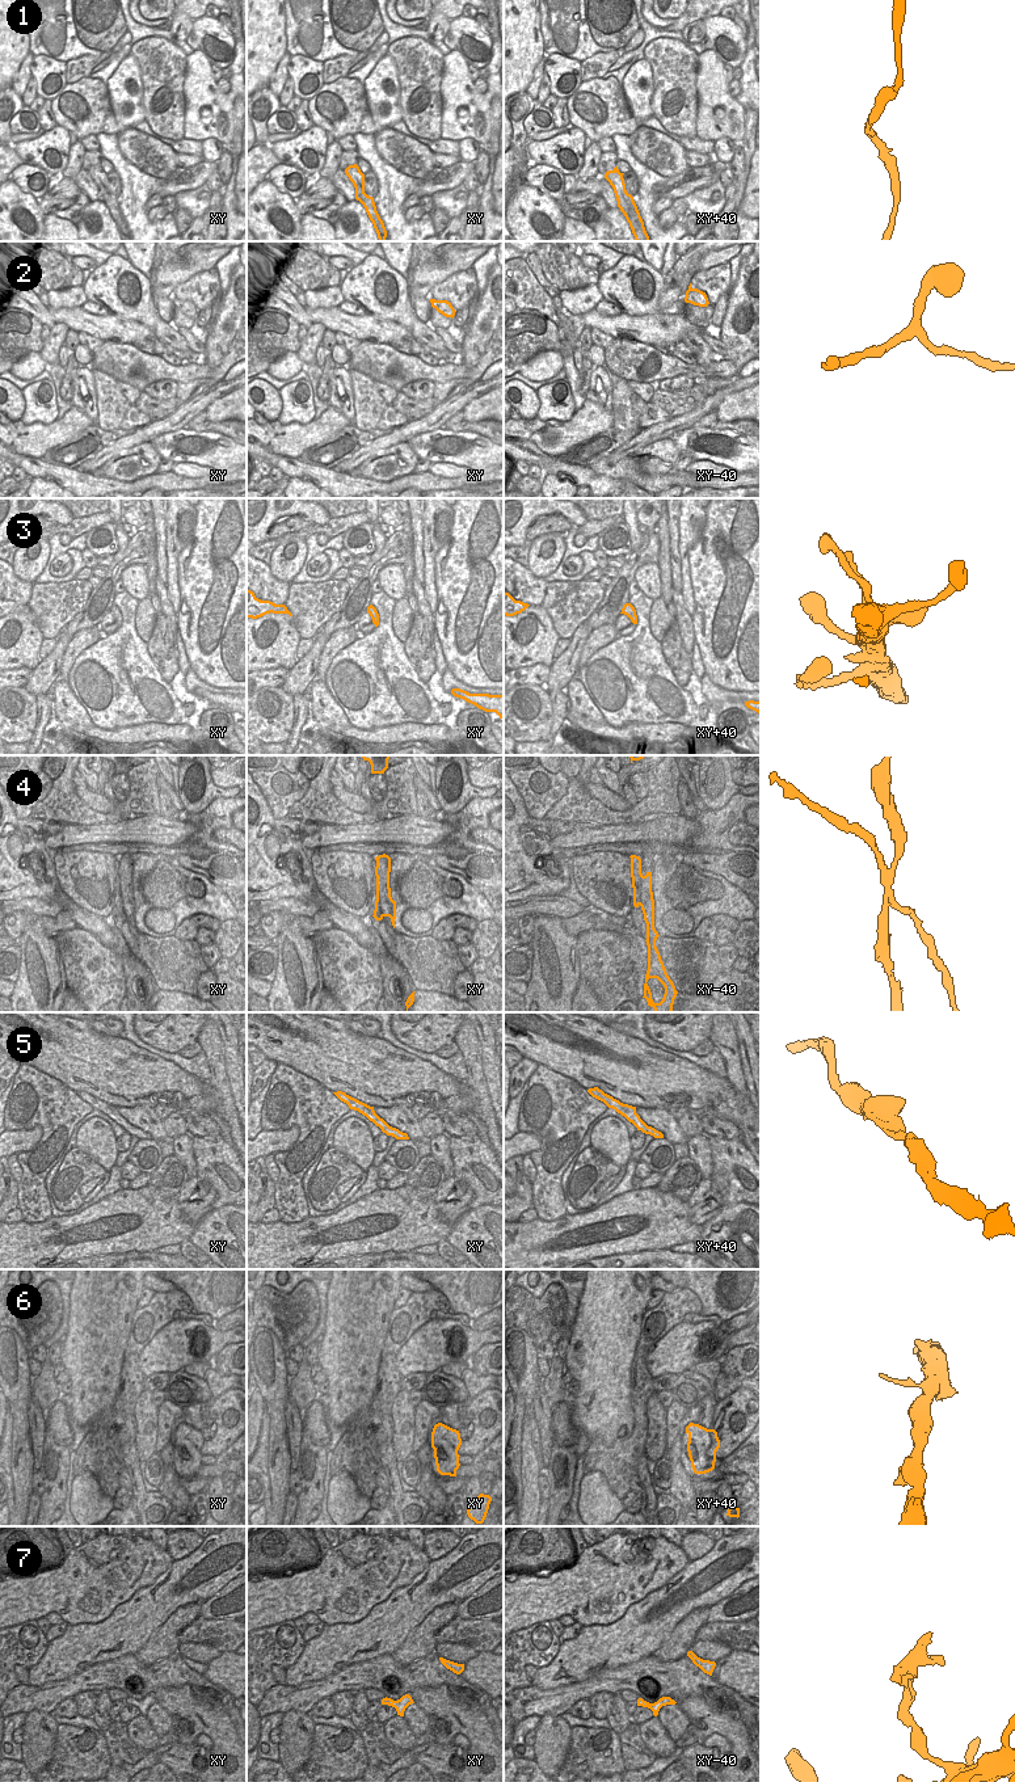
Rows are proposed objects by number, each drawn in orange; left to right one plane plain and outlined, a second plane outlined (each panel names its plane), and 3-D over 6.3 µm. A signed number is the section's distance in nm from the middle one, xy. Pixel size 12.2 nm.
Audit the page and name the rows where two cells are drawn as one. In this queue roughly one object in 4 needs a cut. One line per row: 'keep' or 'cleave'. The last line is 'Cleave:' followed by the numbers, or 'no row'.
1: keep
2: keep
3: keep
4: cleave
5: keep
6: keep
7: cleave
Cleave: 4, 7

